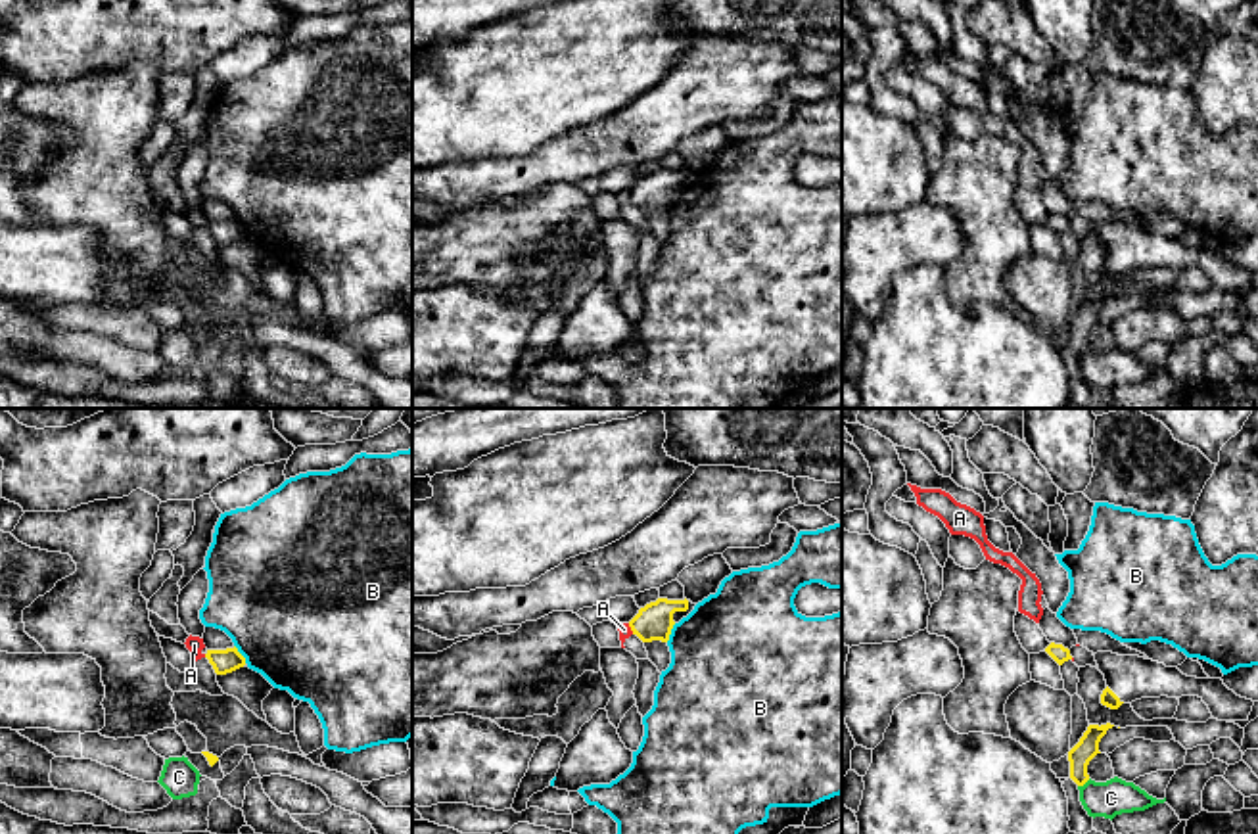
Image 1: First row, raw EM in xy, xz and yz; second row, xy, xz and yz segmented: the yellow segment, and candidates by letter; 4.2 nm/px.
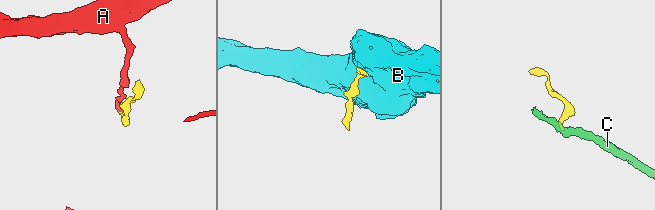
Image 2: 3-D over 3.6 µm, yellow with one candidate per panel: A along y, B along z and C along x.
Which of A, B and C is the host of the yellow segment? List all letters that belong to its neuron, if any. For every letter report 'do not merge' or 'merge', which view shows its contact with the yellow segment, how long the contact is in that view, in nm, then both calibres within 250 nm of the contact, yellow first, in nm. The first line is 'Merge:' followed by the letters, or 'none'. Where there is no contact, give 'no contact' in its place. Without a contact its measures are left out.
Merge: none
A: do not merge; meets yellow in xz; contact 50 nm long; 160 nm thick on the yellow side, 50 nm on the other
B: do not merge; meets yellow in xz; contact 90 nm long; 160 nm thick on the yellow side, 460 nm on the other
C: do not merge; meets yellow in yz; contact 70 nm long; 90 nm thick on the yellow side, 150 nm on the other

